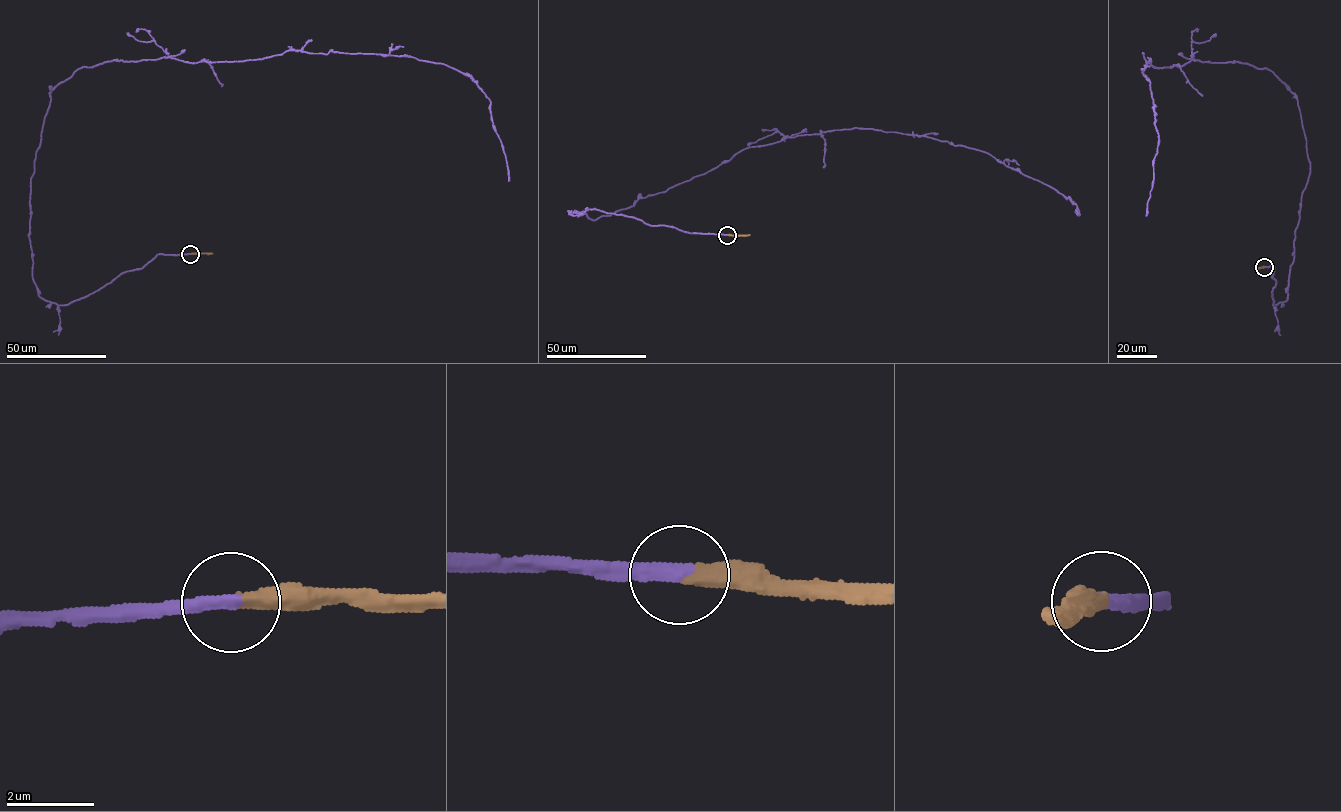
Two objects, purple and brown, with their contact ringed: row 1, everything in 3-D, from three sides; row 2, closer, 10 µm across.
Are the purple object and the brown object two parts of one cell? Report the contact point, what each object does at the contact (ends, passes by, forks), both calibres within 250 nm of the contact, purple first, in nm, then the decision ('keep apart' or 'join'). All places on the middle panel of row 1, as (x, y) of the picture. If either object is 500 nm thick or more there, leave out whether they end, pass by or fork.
at (727, 235); purple ends there; brown ends there; 340 nm thick on the purple side, 340 nm on the other; join

